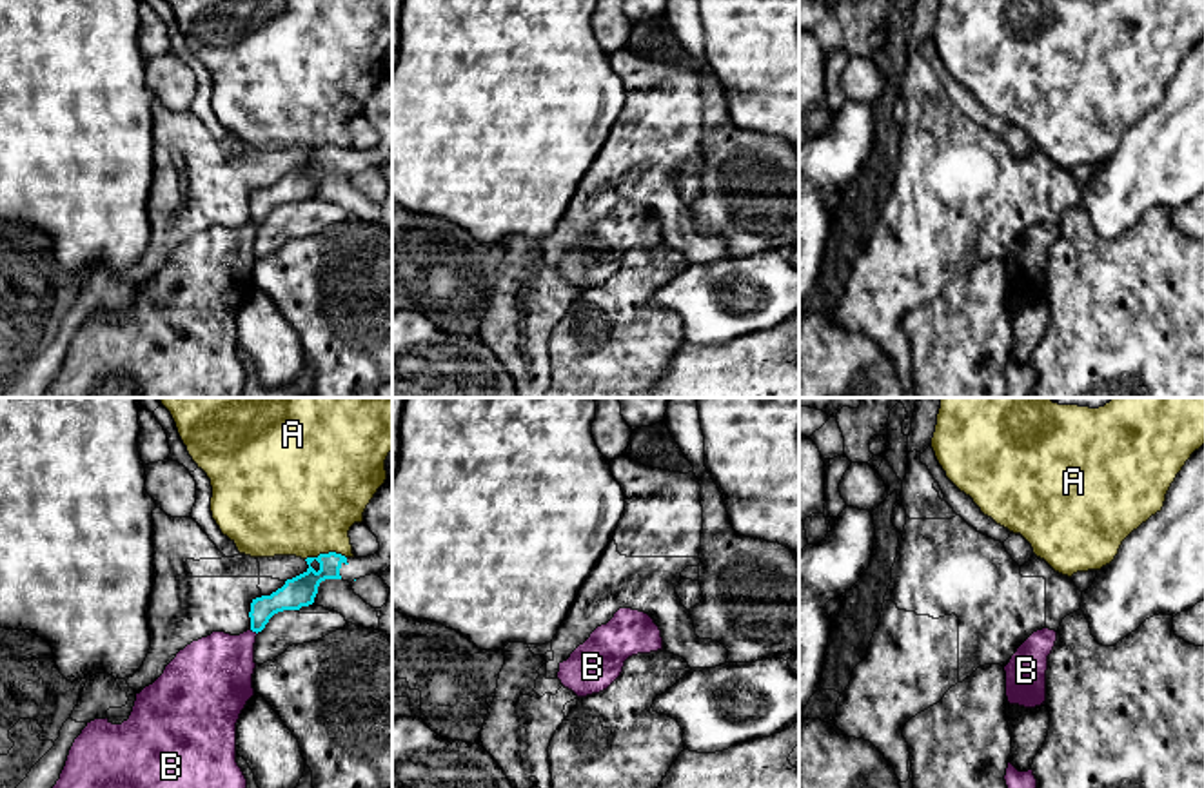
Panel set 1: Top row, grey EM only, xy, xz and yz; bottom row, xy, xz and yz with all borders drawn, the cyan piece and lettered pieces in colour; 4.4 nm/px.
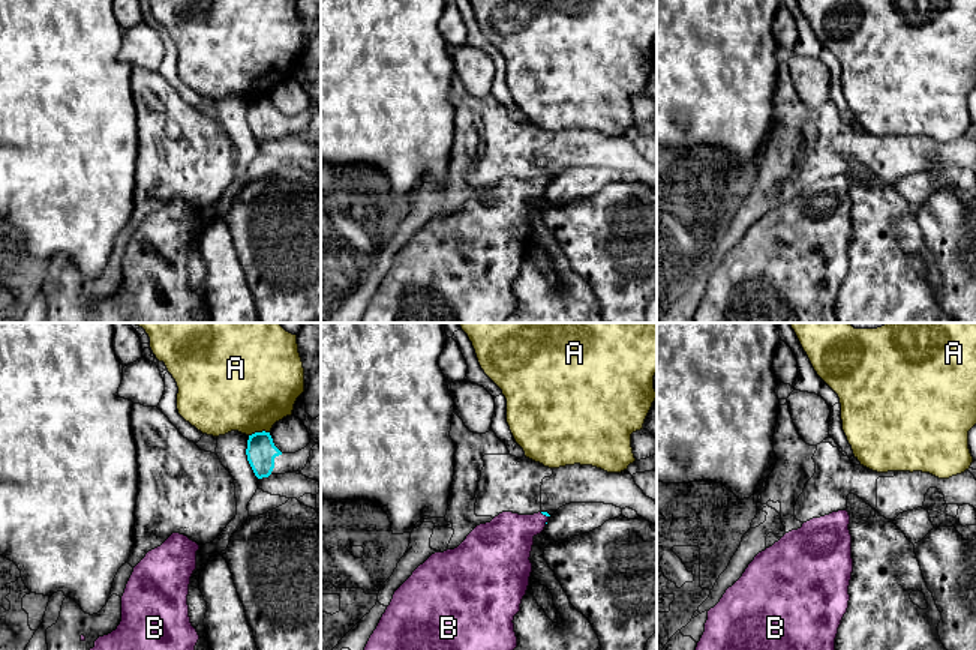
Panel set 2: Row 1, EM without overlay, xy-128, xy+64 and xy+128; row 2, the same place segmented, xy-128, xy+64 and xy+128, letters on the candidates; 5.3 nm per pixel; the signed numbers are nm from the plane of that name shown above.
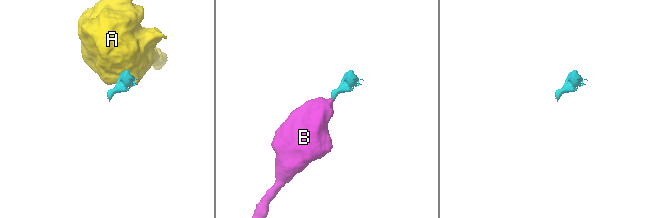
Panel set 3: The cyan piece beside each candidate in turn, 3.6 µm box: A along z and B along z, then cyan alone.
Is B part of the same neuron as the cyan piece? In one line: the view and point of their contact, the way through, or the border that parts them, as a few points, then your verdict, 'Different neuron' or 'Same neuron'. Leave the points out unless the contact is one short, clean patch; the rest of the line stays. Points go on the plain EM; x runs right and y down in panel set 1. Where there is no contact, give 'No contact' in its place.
Touches cyan at xy (255, 224). Path across: xy (296, 186), (276, 195), (255, 224), (217, 265). Same neuron

